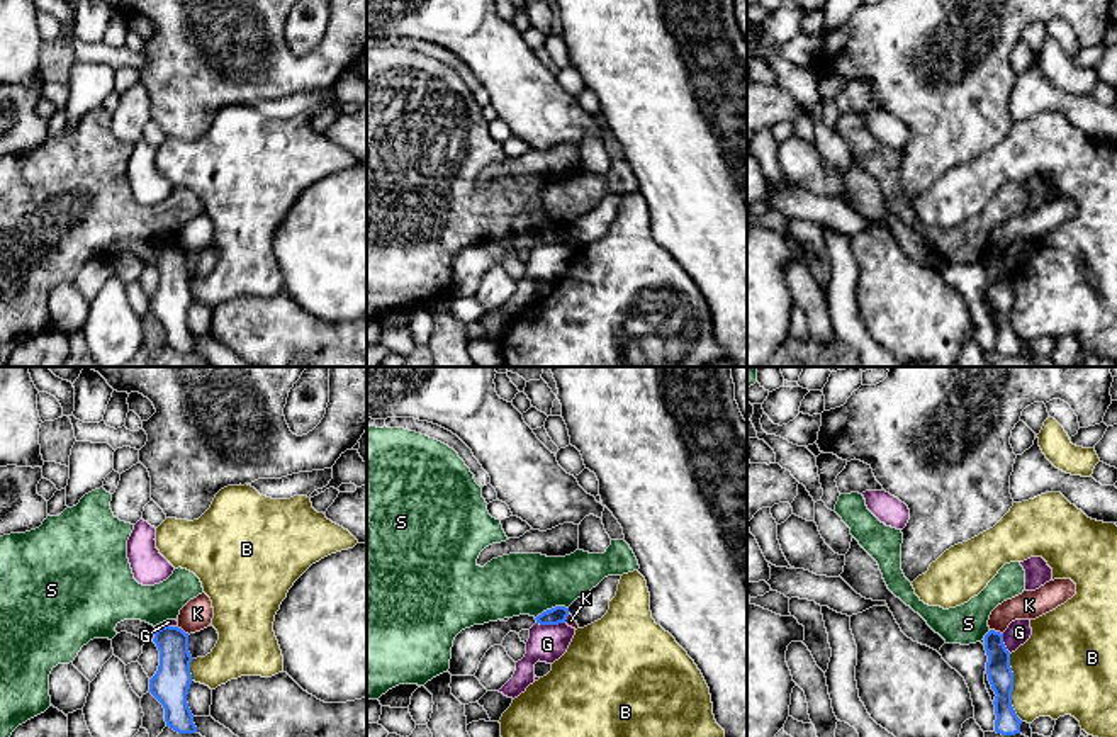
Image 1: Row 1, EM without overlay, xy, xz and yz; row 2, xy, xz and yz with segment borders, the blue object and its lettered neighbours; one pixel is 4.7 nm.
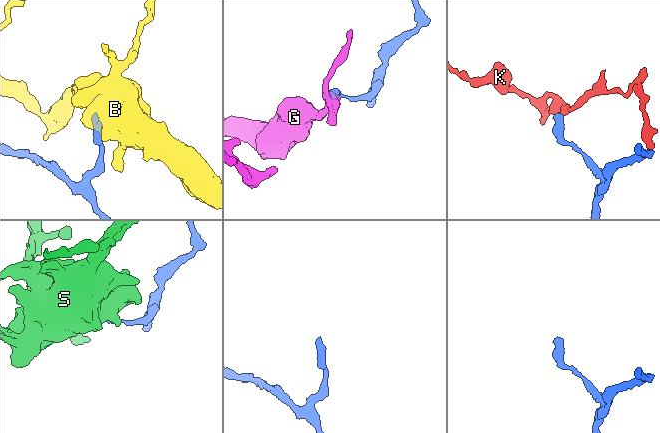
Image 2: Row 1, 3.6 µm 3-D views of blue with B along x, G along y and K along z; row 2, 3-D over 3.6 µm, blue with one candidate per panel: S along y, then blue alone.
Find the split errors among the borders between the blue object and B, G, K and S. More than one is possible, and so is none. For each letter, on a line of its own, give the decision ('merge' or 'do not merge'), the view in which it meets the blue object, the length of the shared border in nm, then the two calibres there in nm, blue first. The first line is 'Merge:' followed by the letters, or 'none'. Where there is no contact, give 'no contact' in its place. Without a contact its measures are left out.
Merge: none
B: do not merge; contact in yz; length 320 nm; calibres 120 and 420 nm
G: do not merge; contact in xz; length 140 nm; calibres 80 and 180 nm
K: do not merge; contact in yz; length 70 nm; calibres 120 and 140 nm
S: do not merge; contact in xz; length 170 nm; calibres 80 and 300 nm

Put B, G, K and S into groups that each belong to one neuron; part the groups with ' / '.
B / G / K / S

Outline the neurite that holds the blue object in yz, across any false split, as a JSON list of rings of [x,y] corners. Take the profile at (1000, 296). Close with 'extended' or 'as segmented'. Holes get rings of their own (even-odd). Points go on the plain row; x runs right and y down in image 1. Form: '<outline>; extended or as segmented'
[[[990,250],[985,255],[985,270],[988,275],[986,294],[995,311],[995,352],[1002,355],[1020,353],[1022,340],[1012,326],[1013,292],[1010,287],[1010,272],[1003,263],[1003,253]]]; as segmented

